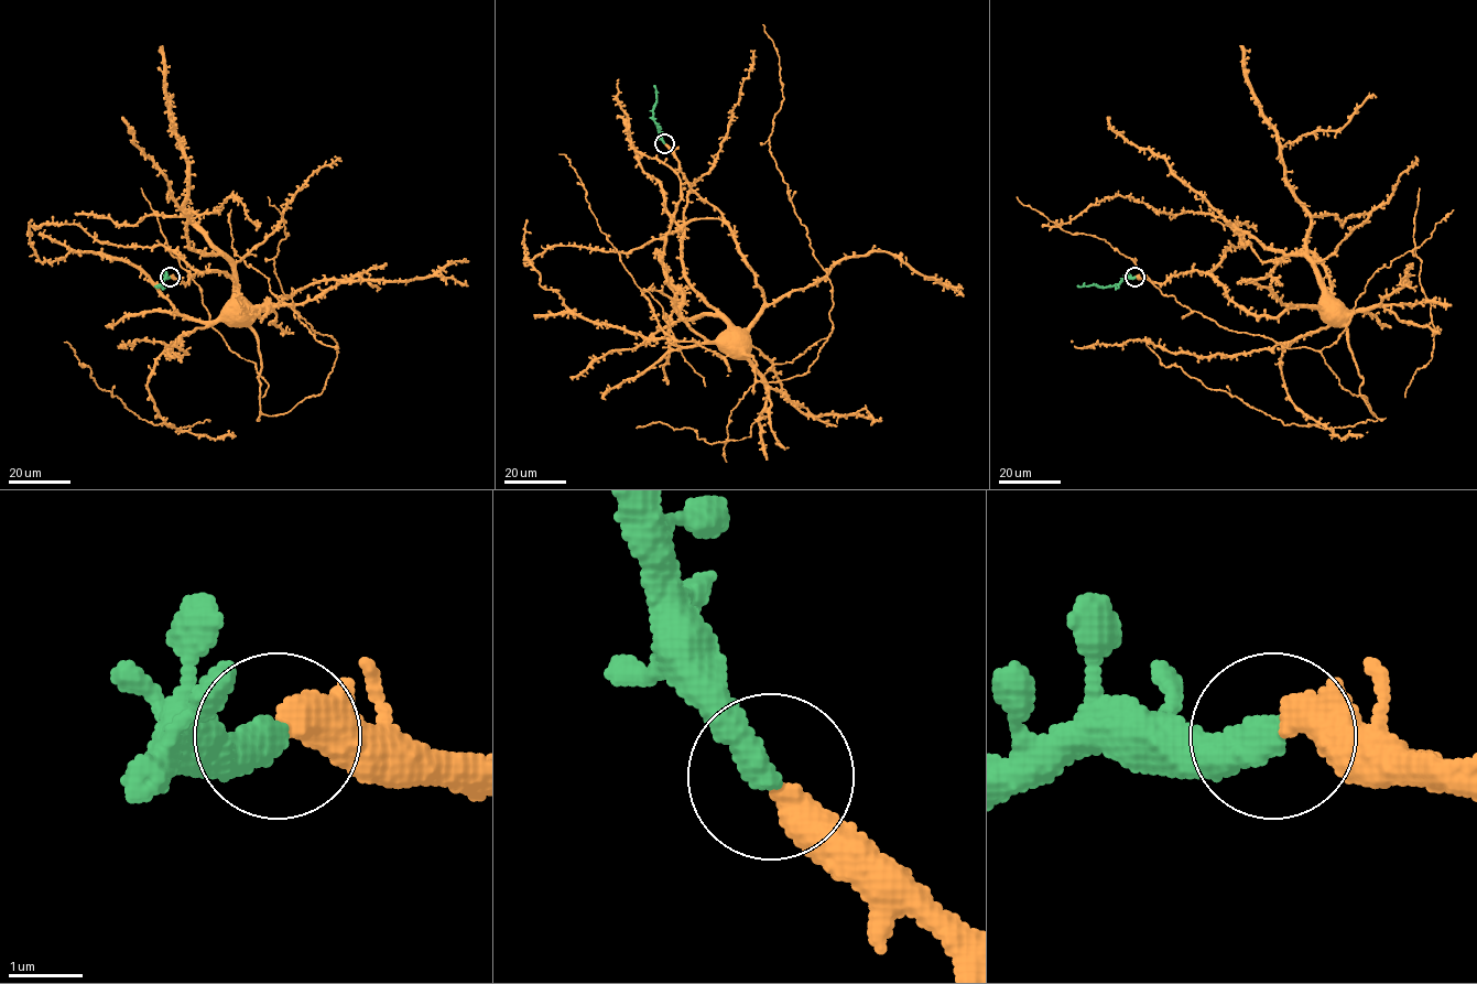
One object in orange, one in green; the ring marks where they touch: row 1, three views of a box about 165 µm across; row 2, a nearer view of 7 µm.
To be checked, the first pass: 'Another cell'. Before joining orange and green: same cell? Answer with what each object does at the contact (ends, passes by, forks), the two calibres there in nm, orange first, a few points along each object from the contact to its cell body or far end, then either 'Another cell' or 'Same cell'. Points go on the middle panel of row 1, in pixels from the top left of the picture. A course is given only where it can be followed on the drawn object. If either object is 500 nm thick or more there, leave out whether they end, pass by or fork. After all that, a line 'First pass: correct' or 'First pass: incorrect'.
At the ring orange ends. At the ring green ends. Thickness 440 nm (orange) against 480 nm. Course of orange: (664, 143), (688, 185), (719, 212), (731, 230), (738, 251), (761, 290), (762, 311), (746, 328), (731, 332). Course of green: (664, 143), (653, 118), (656, 99), (653, 85). Same cell
First pass: incorrect

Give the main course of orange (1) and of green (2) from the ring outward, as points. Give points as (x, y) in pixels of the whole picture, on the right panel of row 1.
1: (1135, 277), (1163, 283), (1198, 270), (1259, 315), (1303, 306), (1324, 313)
2: (1135, 277), (1125, 278), (1115, 285), (1077, 285)

